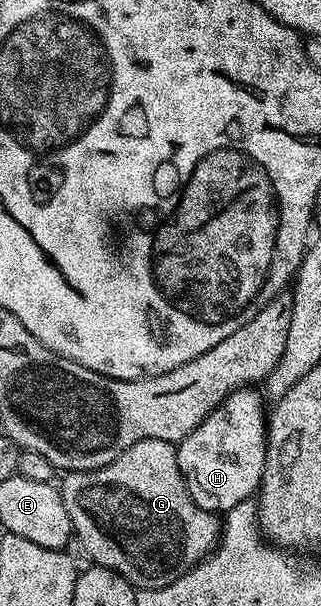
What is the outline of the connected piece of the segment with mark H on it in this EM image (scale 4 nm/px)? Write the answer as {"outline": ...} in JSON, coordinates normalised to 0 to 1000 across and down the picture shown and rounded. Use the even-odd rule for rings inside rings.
{"outline":[[[794,639],[729,642],[573,728],[555,729],[558,776],[583,794],[589,817],[607,825],[614,837],[639,843],[673,850],[707,848],[726,837],[773,825],[819,792],[819,772],[832,756],[832,695],[826,675],[819,682],[819,662],[801,644]]]}

